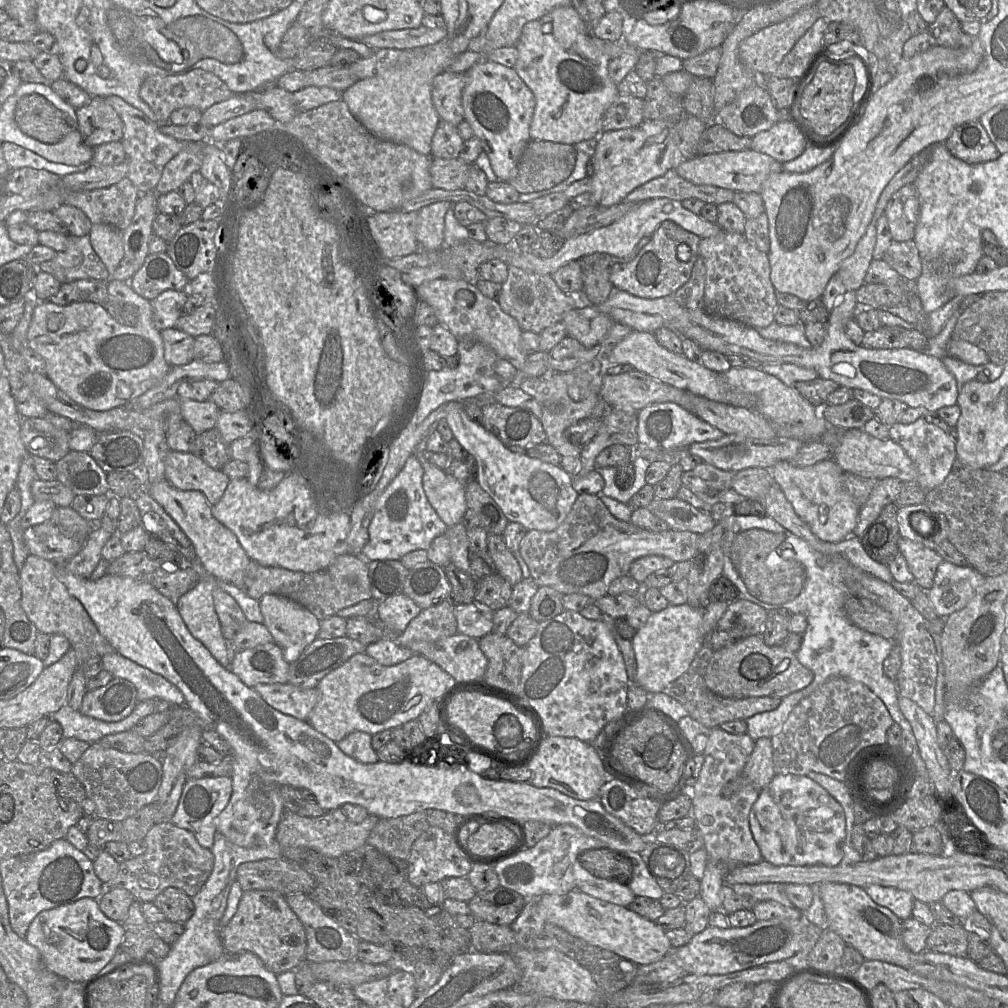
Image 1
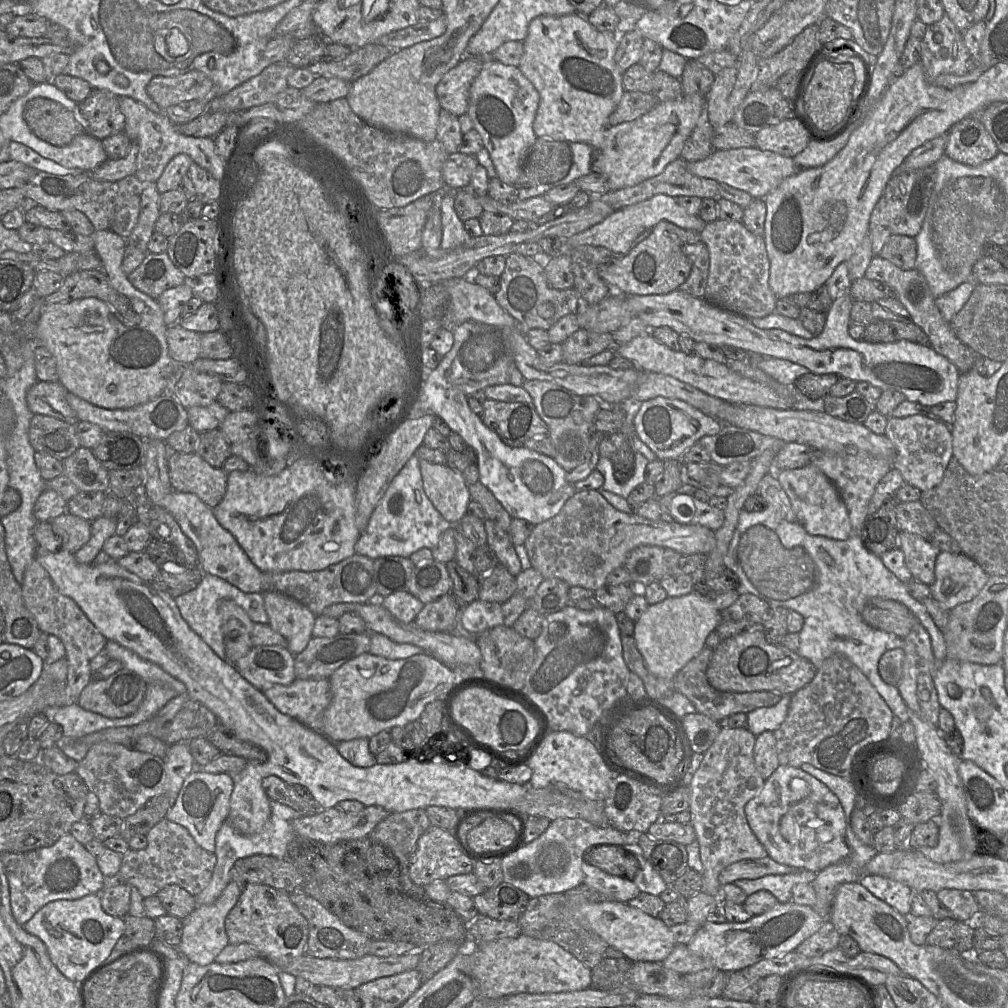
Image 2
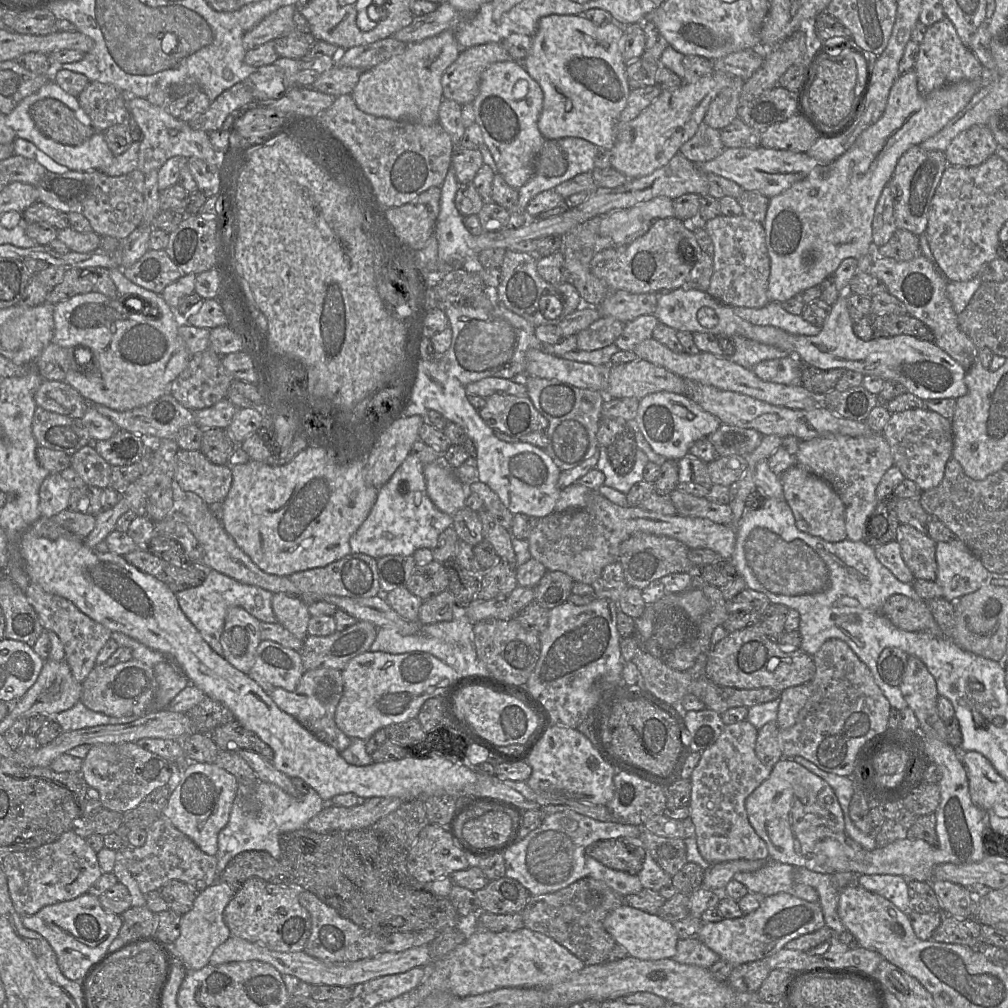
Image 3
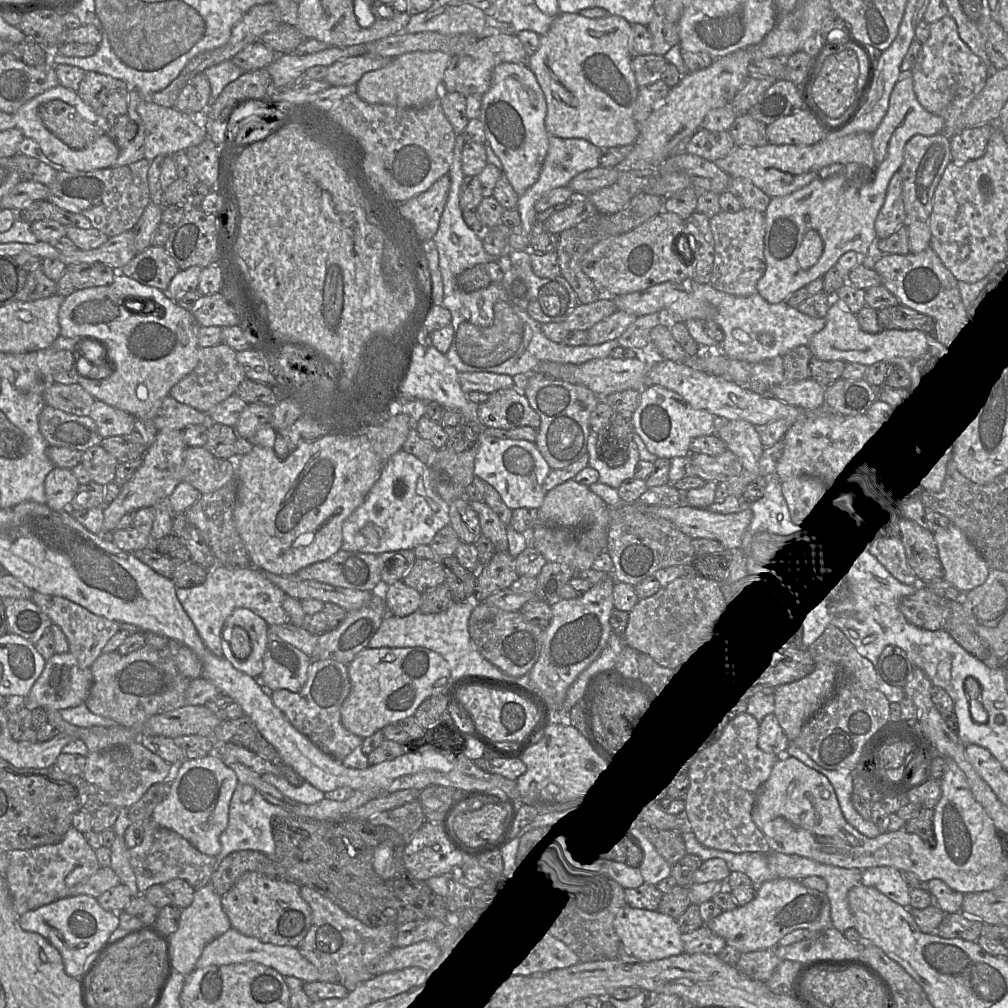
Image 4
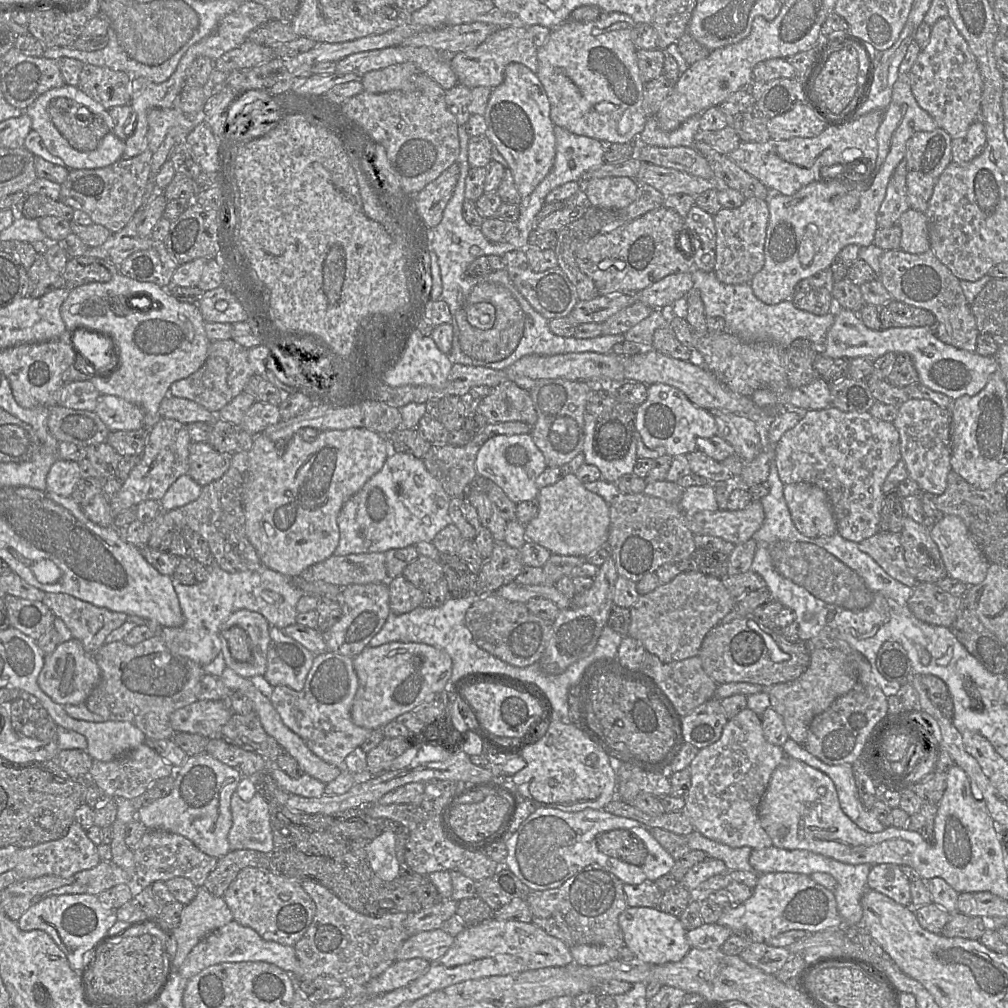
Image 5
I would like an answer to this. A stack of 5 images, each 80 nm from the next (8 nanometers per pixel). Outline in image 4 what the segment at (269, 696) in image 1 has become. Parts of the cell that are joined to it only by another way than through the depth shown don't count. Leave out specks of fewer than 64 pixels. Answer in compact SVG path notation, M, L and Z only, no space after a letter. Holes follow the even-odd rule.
M331 659L312 660L308 668L307 681L300 691L274 690L271 699L295 729L305 735L322 752L342 761L363 742L361 737L348 731L341 722L341 706L350 690L348 665Z

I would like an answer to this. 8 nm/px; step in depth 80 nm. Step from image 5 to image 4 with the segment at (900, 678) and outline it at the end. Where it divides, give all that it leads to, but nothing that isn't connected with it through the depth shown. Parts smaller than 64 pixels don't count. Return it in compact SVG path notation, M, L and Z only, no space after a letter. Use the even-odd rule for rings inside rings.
M888 645L879 655L875 669L888 684L904 687L913 667L901 648Z

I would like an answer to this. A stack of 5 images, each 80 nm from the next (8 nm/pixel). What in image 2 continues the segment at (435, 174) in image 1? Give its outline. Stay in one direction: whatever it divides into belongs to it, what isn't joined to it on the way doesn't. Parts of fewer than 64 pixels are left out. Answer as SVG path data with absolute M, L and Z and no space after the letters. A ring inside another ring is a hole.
M461 152L448 155L442 167L442 176L448 190L469 188L474 170L479 165L476 156Z

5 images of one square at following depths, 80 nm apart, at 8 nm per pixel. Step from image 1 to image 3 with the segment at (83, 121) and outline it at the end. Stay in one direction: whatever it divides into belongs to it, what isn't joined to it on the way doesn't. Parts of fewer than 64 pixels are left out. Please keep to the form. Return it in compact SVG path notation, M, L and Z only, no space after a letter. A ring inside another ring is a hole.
M90 81L79 94L78 101L96 132L104 132L115 124L134 124L127 108L128 96L110 84Z

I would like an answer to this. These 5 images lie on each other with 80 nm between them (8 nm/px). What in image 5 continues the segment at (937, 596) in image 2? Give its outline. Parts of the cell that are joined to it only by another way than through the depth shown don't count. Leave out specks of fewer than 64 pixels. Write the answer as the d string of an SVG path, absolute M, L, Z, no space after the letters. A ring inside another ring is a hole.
M944 515L931 527L930 535L940 551L948 577L968 586L985 579L989 561L961 518Z

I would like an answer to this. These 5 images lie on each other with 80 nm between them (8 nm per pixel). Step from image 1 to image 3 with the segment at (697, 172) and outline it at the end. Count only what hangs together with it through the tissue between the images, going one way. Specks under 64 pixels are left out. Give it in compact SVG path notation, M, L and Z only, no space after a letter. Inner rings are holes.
M760 146L758 148L746 148L746 147L725 148L724 151L719 156L714 158L713 160L710 160L710 161L707 161L707 162L703 162L703 163L697 164L697 165L700 168L700 170L702 172L704 172L705 174L716 174L716 175L722 176L724 178L727 178L729 180L734 181L739 186L741 186L744 190L758 191L761 194L763 194L764 196L766 196L768 198L772 198L774 196L777 196L777 195L781 194L785 190L789 189L795 182L804 179L814 168L816 168L820 164L828 164L828 163L820 163L815 158L812 158L811 156L809 156L807 154L807 152L793 152L793 151L789 151L789 150L765 148L763 146Z

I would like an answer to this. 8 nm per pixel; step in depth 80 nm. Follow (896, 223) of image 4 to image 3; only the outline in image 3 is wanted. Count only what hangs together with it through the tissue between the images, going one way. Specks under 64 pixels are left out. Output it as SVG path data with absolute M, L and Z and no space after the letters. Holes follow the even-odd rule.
M888 183L882 190L874 212L872 222L873 245L875 247L881 247L886 244L896 229L894 197L890 183Z

